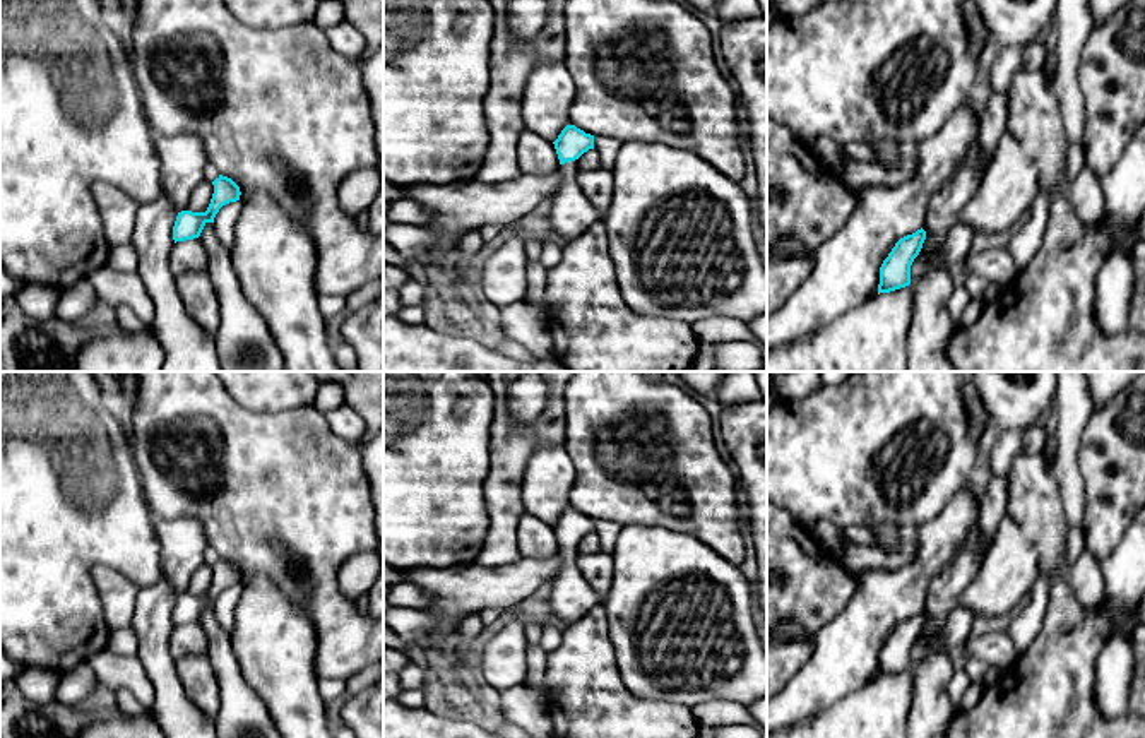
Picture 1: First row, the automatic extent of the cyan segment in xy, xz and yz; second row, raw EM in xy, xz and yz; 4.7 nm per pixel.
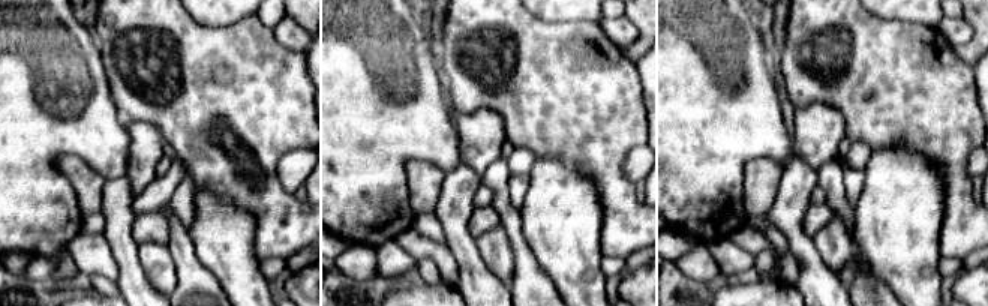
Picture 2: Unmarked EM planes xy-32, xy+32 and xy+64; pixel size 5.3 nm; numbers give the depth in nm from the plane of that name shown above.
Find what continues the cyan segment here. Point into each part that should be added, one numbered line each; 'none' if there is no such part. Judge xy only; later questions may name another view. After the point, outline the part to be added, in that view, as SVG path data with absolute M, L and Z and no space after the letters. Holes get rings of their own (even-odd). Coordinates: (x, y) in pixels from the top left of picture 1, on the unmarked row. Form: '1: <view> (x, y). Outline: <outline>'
none

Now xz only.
1: xz (570, 598). Outline: M573 545L560 550L561 567L551 582L551 611L560 625L578 622L594 606L604 604L599 596L578 574L575 560L577 551Z

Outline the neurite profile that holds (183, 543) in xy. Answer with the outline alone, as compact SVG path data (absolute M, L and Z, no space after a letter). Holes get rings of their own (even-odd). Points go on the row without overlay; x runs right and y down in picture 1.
M192 517L156 522L161 541L161 572L178 596L188 594L193 574L204 565L209 546L202 526Z

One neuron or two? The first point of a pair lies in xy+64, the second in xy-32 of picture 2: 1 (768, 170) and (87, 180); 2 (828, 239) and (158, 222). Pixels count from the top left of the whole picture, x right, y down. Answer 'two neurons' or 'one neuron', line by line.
1: one neuron
2: two neurons

